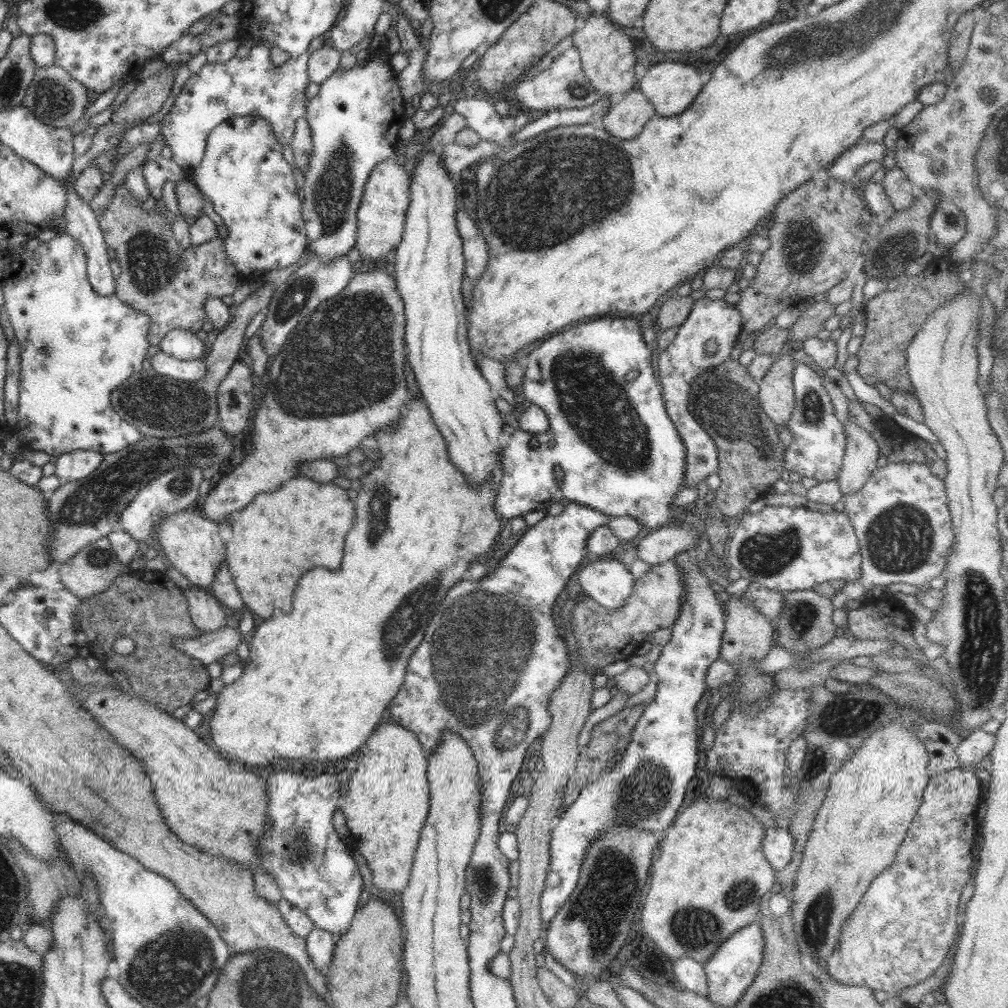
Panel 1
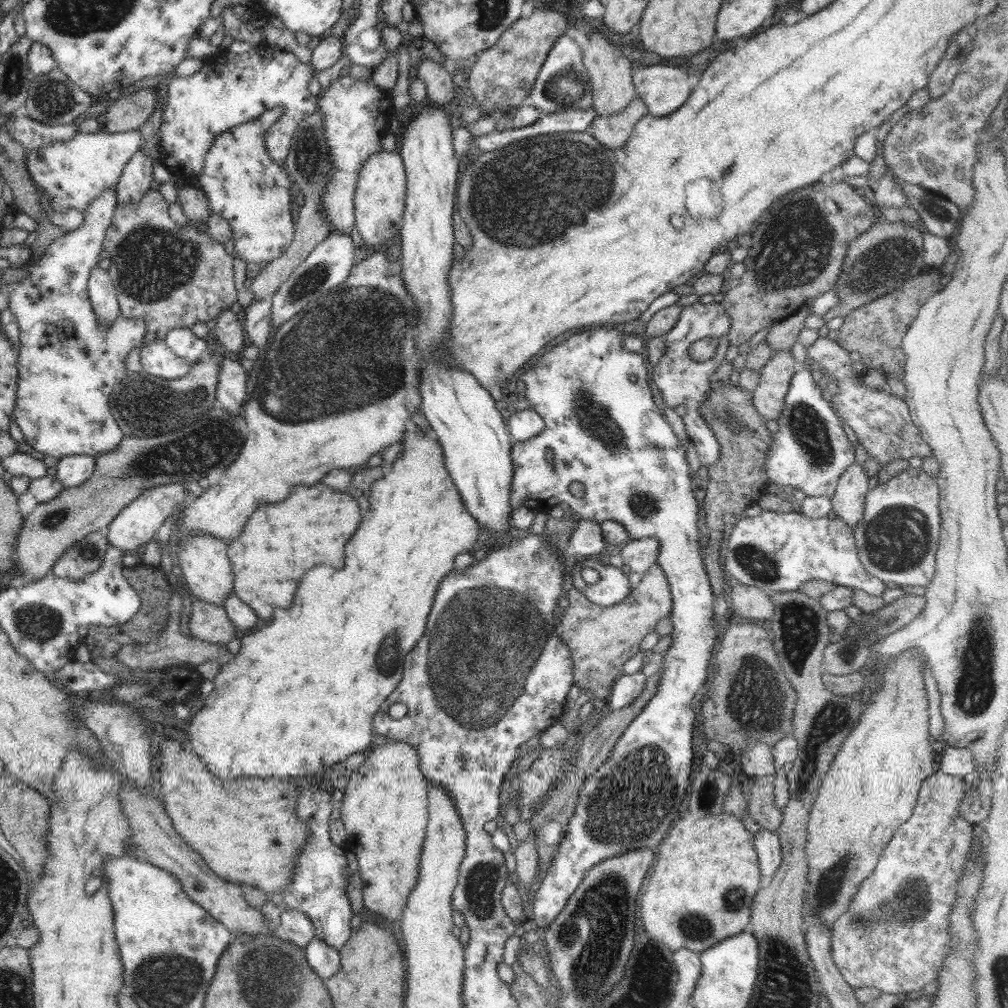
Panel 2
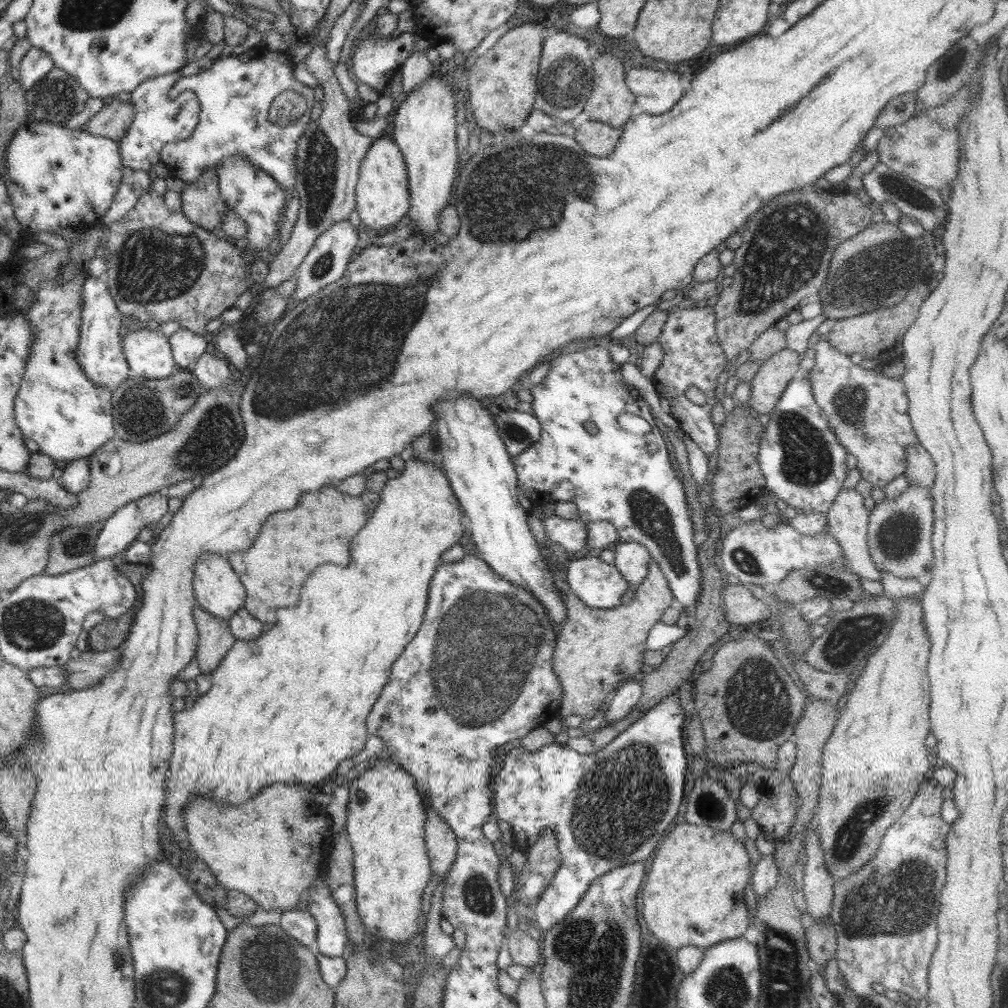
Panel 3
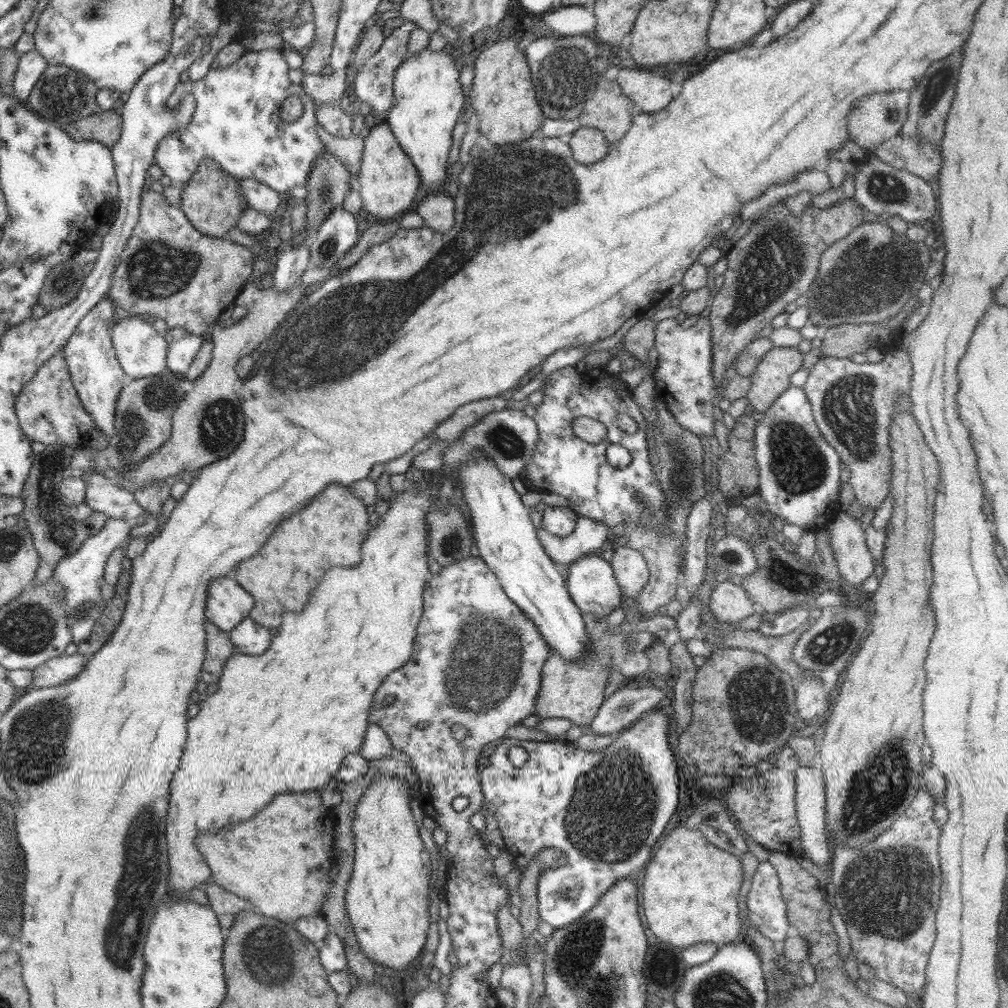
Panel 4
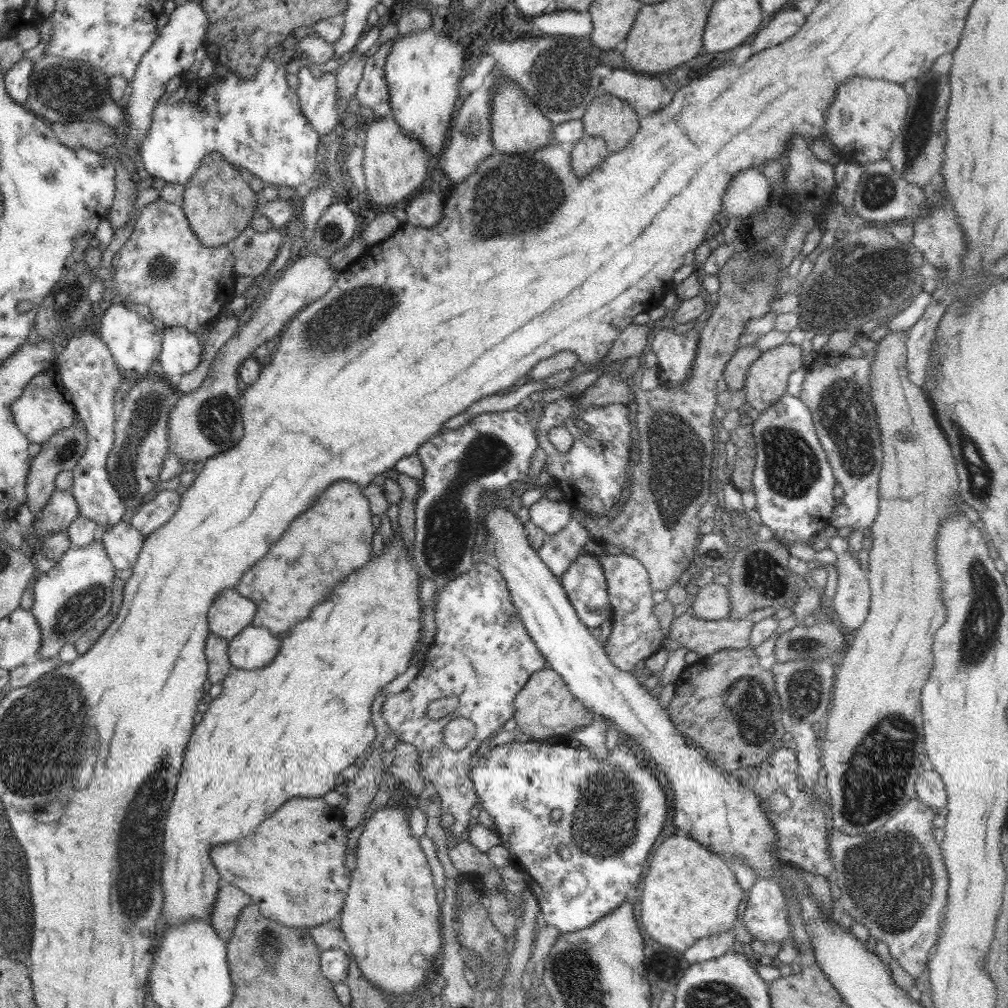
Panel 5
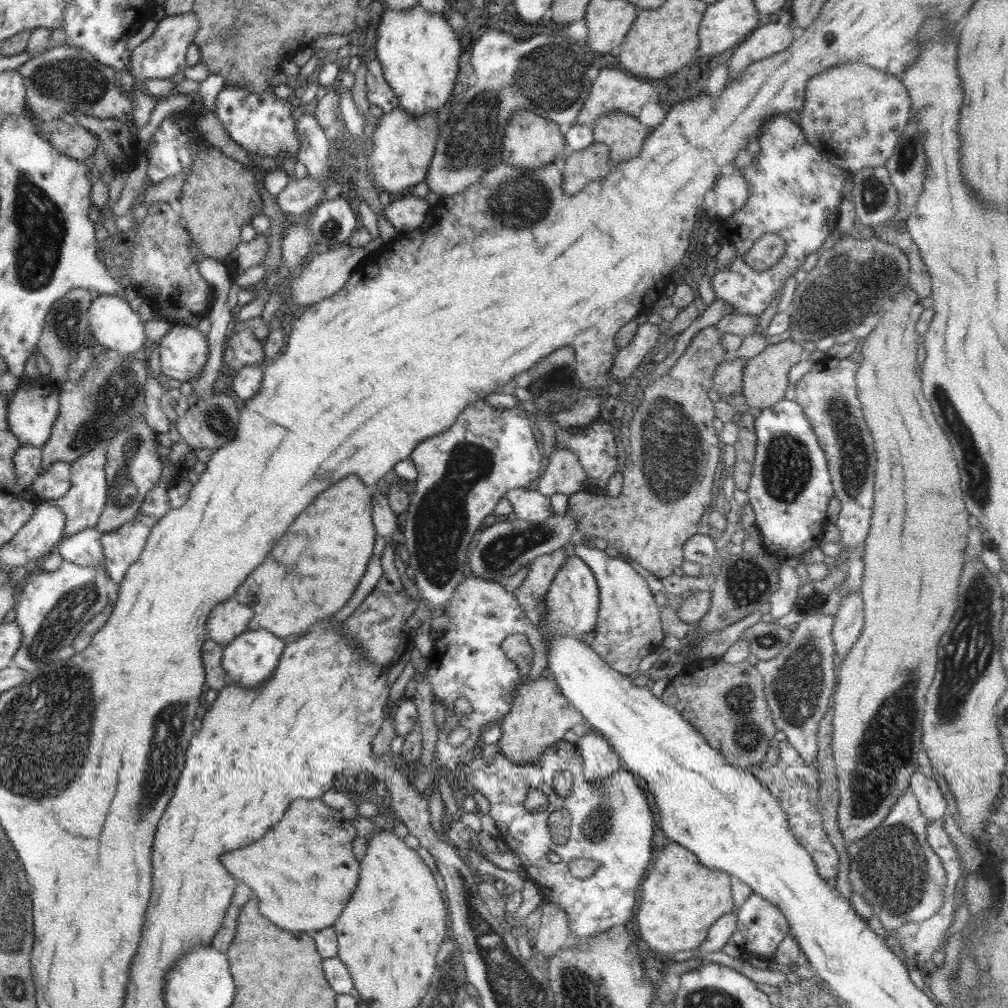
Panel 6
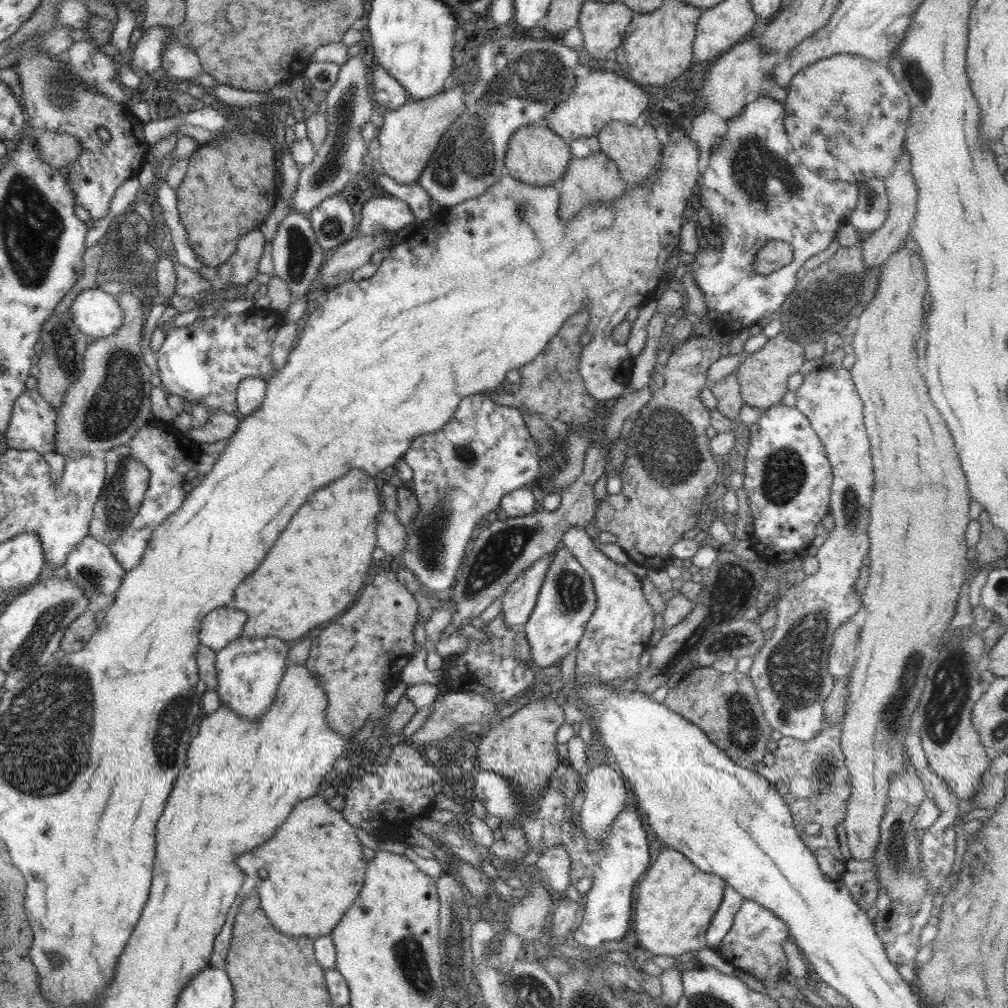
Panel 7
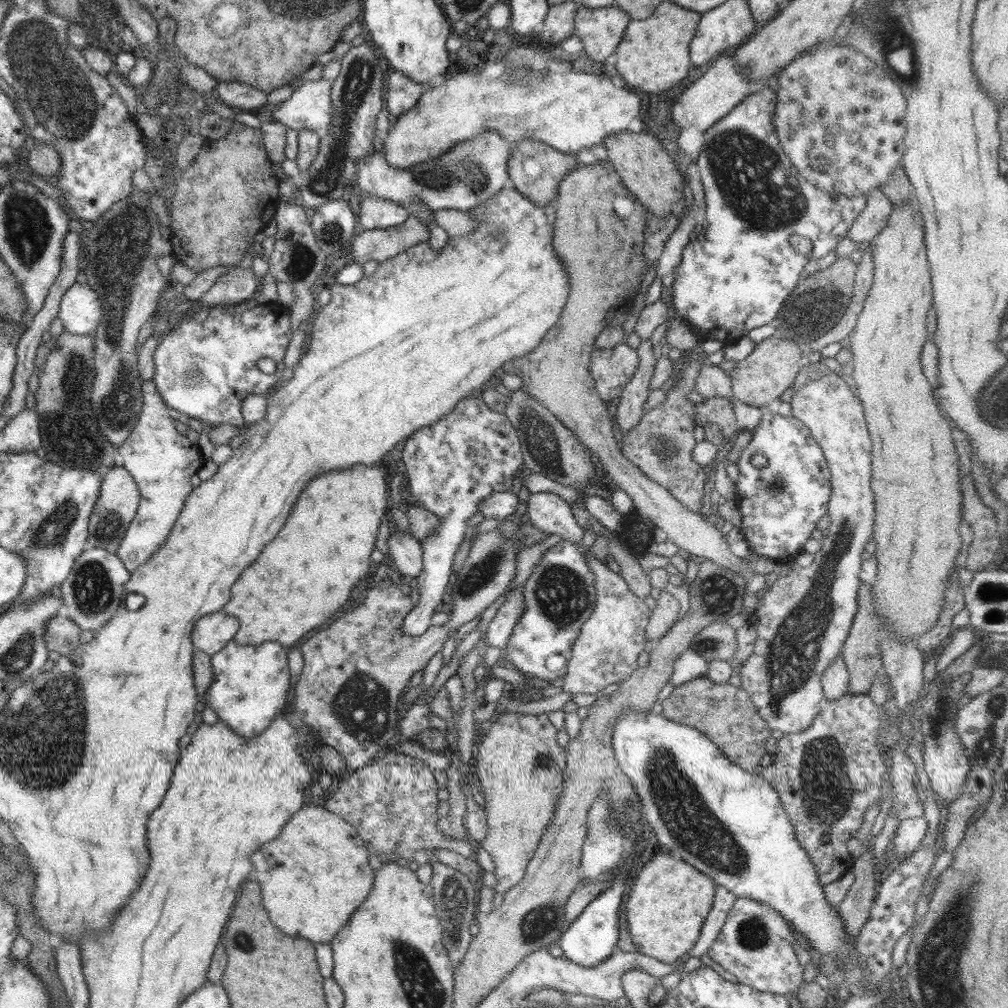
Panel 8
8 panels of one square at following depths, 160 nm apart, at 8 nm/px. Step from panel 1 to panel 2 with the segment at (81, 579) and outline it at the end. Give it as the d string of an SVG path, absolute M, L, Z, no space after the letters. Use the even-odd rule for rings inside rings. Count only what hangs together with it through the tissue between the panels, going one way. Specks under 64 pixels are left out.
M98 532L87 534L83 539L58 558L51 570L53 575L77 581L100 568L109 546L107 538Z

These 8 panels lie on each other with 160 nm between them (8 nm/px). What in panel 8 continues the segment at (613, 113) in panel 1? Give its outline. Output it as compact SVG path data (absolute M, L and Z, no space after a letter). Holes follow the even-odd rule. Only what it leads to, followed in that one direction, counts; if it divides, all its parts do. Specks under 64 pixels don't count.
M608 160L598 161L588 166L579 164L570 171L561 181L554 198L555 223L553 224L554 252L566 266L570 278L570 296L564 305L558 322L548 329L540 344L528 354L511 358L504 362L504 372L516 374L522 378L522 390L533 399L542 403L542 406L558 420L563 426L570 429L577 440L587 448L590 454L598 456L608 478L632 498L635 512L647 516L655 526L666 532L669 542L676 544L678 549L693 559L710 561L722 568L729 568L731 572L741 574L750 580L754 576L750 565L737 558L729 549L725 536L720 531L720 525L715 520L704 519L696 511L688 510L672 493L648 479L635 464L632 464L624 455L614 438L611 418L608 415L605 401L597 393L594 379L590 374L591 354L595 346L596 337L607 327L606 314L614 304L628 303L640 292L640 283L645 272L645 256L643 255L646 223L648 223L648 210L645 209L636 195L629 191L616 172L614 165ZM624 196L632 200L634 210L628 218L620 218L614 210L614 198Z

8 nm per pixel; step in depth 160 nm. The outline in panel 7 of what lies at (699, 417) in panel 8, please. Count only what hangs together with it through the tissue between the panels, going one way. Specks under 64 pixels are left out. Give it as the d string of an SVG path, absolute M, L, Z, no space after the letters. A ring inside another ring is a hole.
M735 373L729 374L724 380L719 380L710 389L718 402L718 411L728 419L736 421L745 404Z

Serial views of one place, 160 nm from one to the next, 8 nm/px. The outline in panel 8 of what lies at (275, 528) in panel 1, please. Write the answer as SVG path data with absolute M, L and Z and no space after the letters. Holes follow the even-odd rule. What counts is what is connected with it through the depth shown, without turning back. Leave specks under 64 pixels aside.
M366 465L332 470L308 482L290 510L286 524L278 532L278 538L274 538L262 550L260 558L256 558L256 562L240 574L238 582L232 585L230 600L221 608L222 612L239 620L239 629L233 640L242 646L256 646L266 641L278 642L284 647L294 646L310 630L318 628L336 610L340 610L340 606L352 595L352 588L370 568L370 554L374 552L382 516L390 509L387 489L384 474L379 468Z

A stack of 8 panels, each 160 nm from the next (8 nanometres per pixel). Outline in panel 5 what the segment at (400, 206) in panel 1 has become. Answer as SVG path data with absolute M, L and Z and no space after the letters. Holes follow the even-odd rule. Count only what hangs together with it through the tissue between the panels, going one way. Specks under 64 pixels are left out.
M392 116L369 120L366 127L363 171L369 202L377 210L386 210L405 204L414 196L414 190L424 182L428 172L429 154L418 142L412 140Z

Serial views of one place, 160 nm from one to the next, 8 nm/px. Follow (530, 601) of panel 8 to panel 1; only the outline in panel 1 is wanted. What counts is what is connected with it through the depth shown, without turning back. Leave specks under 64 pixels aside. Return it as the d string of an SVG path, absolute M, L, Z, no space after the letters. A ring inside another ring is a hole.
M621 561L585 562L577 573L583 592L608 609L624 606L632 594L635 578Z

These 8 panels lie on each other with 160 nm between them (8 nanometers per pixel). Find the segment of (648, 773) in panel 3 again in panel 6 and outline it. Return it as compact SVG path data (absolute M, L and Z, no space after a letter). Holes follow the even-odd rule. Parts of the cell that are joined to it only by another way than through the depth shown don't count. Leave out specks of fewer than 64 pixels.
M564 739L556 742L552 747L548 747L542 756L534 762L512 762L507 756L496 753L490 759L486 767L477 770L468 770L469 787L476 789L486 796L490 802L489 815L494 820L499 834L498 836L508 845L510 852L519 858L519 866L526 870L528 878L532 879L538 890L542 891L543 900L548 904L556 904L556 908L564 910L568 918L568 926L572 935L580 939L592 938L594 935L608 932L616 927L624 927L628 920L631 920L636 912L636 890L644 880L647 869L652 862L652 834L654 834L654 816L650 809L650 804L638 786L638 778L630 770L623 766L611 776L603 778L601 782L591 784L583 775L583 758L576 744ZM560 772L570 772L572 784L569 789L571 794L566 798L561 798L554 791L552 780ZM530 788L542 790L548 798L548 807L540 813L528 812L524 808L524 800ZM558 808L566 808L570 812L570 828L572 834L568 836L566 844L556 844L552 842L552 834L548 828L548 818L554 814ZM548 852L555 852L560 856L558 863L552 863L546 859ZM575 858L590 858L598 862L598 869L590 877L580 879L574 877L568 869L568 863Z

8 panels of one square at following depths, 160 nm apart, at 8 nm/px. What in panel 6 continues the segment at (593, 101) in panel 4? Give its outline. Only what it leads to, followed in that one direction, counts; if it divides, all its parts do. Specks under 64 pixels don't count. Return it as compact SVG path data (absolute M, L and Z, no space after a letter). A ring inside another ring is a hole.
M613 110L597 118L592 130L594 140L609 148L612 162L622 162L639 155L652 128L644 126L637 117Z

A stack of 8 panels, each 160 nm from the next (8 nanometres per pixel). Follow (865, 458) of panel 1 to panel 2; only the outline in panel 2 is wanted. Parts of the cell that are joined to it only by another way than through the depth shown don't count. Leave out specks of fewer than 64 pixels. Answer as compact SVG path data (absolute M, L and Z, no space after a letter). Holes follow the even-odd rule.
M853 462L840 475L831 503L833 511L853 529L862 520L869 477L862 465Z

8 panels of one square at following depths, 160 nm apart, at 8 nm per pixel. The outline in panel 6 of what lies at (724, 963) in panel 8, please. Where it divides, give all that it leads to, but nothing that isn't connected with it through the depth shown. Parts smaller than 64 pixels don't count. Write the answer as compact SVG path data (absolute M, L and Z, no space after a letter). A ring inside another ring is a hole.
M753 893L735 909L737 928L731 936L743 953L771 960L778 945L790 935L782 910Z

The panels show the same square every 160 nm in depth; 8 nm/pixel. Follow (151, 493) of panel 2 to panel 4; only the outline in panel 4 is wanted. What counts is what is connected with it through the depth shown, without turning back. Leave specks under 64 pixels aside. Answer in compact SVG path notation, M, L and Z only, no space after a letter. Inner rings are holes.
M124 518L107 519L102 530L82 544L82 548L68 558L58 561L53 572L53 579L63 586L63 600L65 601L65 617L72 633L72 642L76 645L85 641L92 634L96 621L103 615L105 600L100 593L99 580L103 578L108 558L114 550L126 546L130 541L130 534L136 533L137 529L132 528Z

